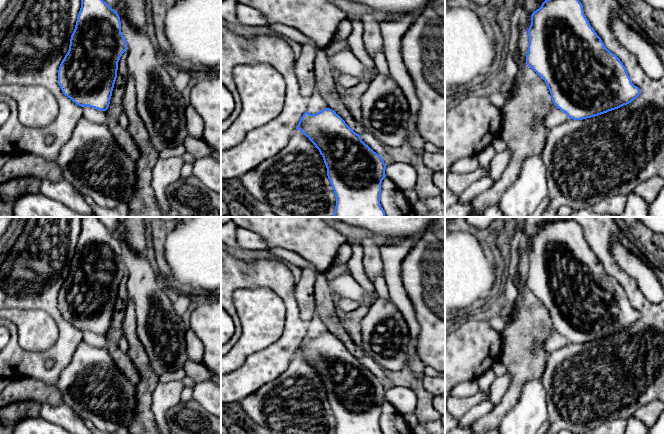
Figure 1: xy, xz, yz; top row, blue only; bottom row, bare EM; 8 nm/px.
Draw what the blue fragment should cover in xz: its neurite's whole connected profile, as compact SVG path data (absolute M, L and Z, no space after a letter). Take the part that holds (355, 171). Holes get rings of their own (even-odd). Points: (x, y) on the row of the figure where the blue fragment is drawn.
M330 108L316 114L306 111L296 129L309 138L323 157L336 196L332 217L385 217L380 195L381 183L386 177L386 165L382 157L362 141L359 134Z

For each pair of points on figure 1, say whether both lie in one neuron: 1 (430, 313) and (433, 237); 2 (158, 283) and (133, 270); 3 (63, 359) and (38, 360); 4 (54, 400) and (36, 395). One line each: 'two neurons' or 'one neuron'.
1: one neuron
2: one neuron
3: one neuron
4: one neuron

